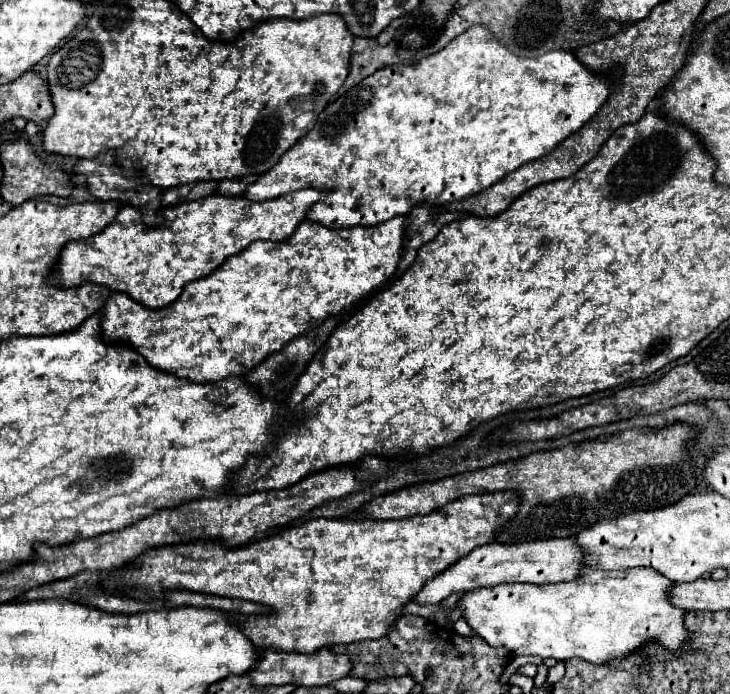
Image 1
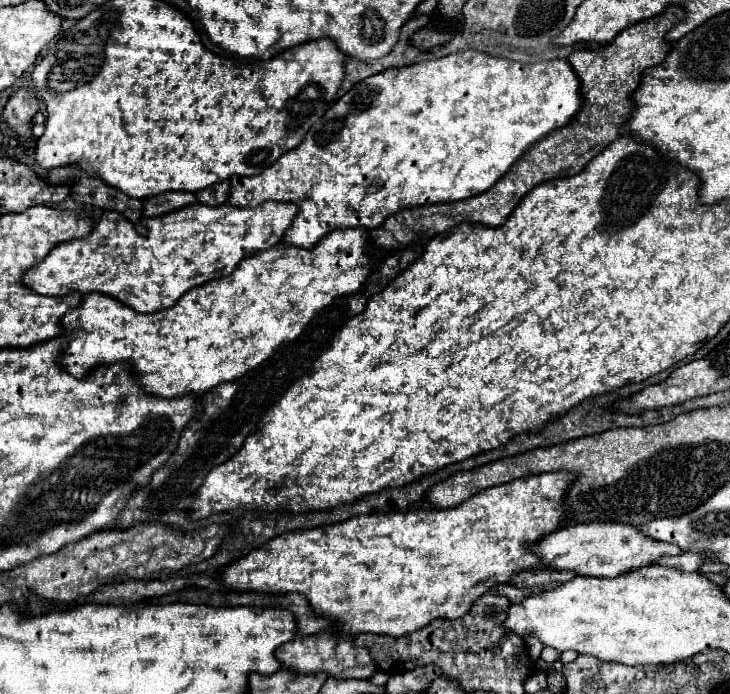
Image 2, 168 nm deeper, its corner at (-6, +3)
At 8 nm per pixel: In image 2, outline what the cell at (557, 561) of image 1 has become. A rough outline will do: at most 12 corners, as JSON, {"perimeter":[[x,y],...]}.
{"perimeter":[[584,523],[532,545],[558,571],[618,577],[680,555],[628,523]]}

